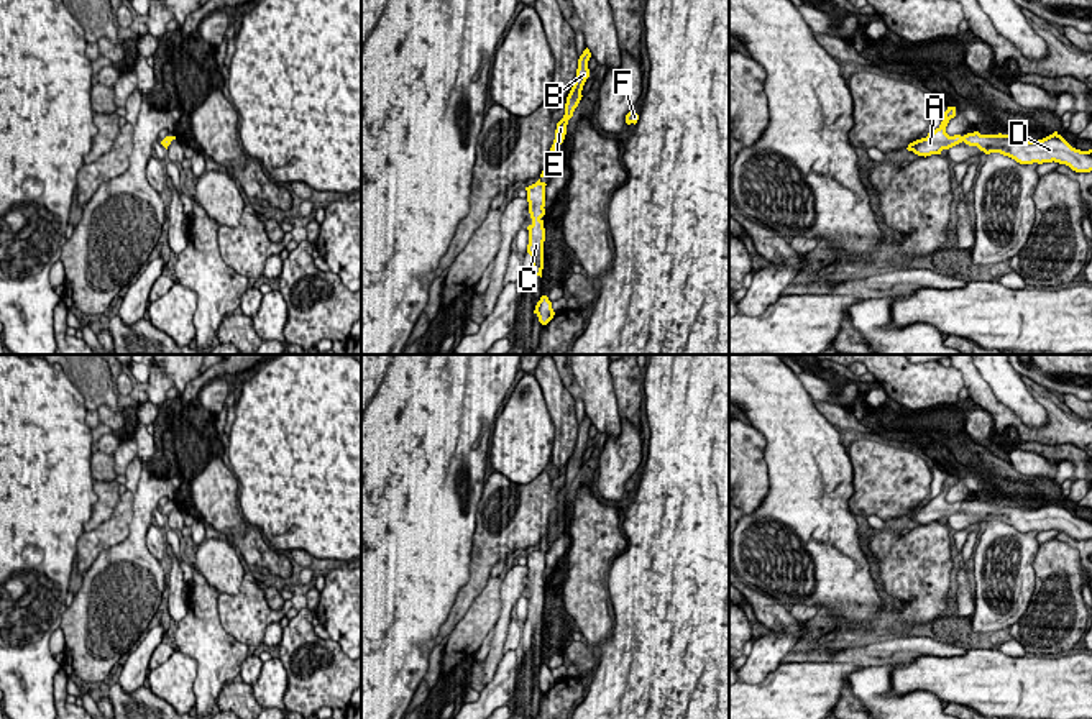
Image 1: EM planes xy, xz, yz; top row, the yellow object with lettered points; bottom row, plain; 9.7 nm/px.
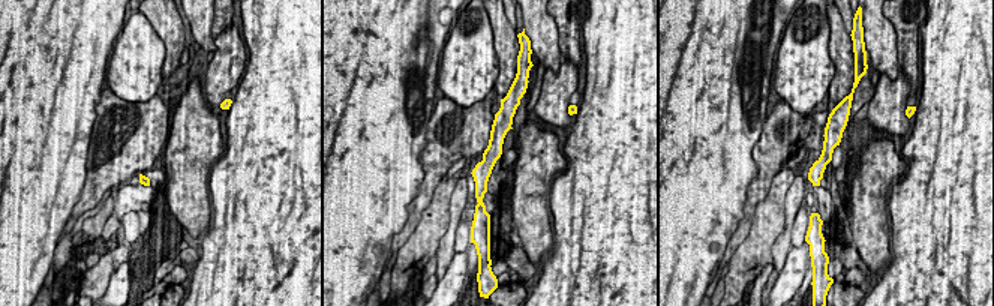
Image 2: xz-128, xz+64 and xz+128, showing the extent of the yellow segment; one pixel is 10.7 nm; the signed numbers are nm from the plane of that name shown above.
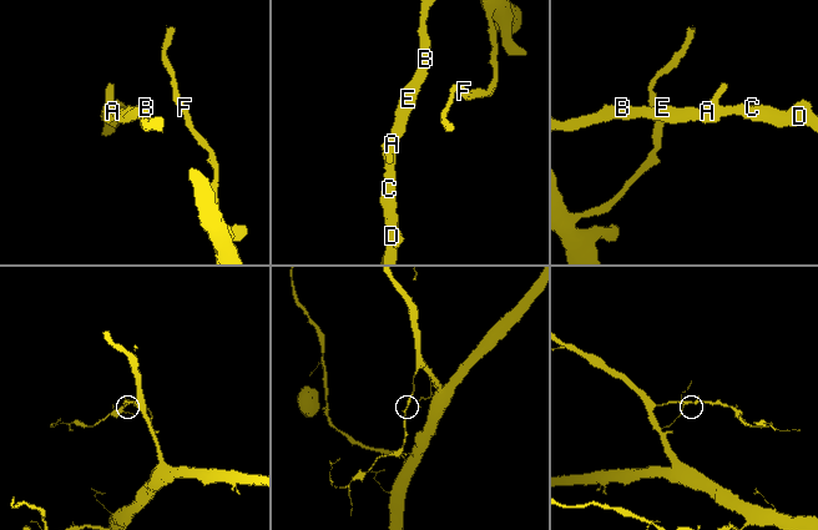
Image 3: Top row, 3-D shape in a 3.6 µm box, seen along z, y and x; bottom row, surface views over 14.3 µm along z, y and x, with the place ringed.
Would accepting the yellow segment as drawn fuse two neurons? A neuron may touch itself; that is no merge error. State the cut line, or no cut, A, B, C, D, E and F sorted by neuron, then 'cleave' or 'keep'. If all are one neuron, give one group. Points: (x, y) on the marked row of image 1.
no cut | A B C D E F | keep

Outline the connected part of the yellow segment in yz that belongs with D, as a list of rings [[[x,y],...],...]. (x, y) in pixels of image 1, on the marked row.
[[[947,107],[941,125],[934,131],[929,131],[926,138],[910,143],[906,149],[926,158],[931,154],[941,154],[943,149],[949,149],[964,141],[969,146],[977,146],[985,154],[1000,153],[1020,164],[1043,164],[1054,161],[1069,166],[1076,172],[1092,171],[1092,149],[1081,151],[1072,148],[1058,131],[1038,141],[1021,141],[1012,135],[1002,133],[980,135],[979,131],[964,136],[949,136],[946,126],[954,117],[956,107]]]

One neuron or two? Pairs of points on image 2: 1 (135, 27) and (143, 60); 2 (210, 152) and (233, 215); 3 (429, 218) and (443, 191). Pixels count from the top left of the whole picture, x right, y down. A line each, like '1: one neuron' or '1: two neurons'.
1: one neuron
2: two neurons
3: one neuron

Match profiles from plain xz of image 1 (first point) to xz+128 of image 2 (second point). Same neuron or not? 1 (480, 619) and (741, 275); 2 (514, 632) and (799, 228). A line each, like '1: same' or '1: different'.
1: same
2: same

